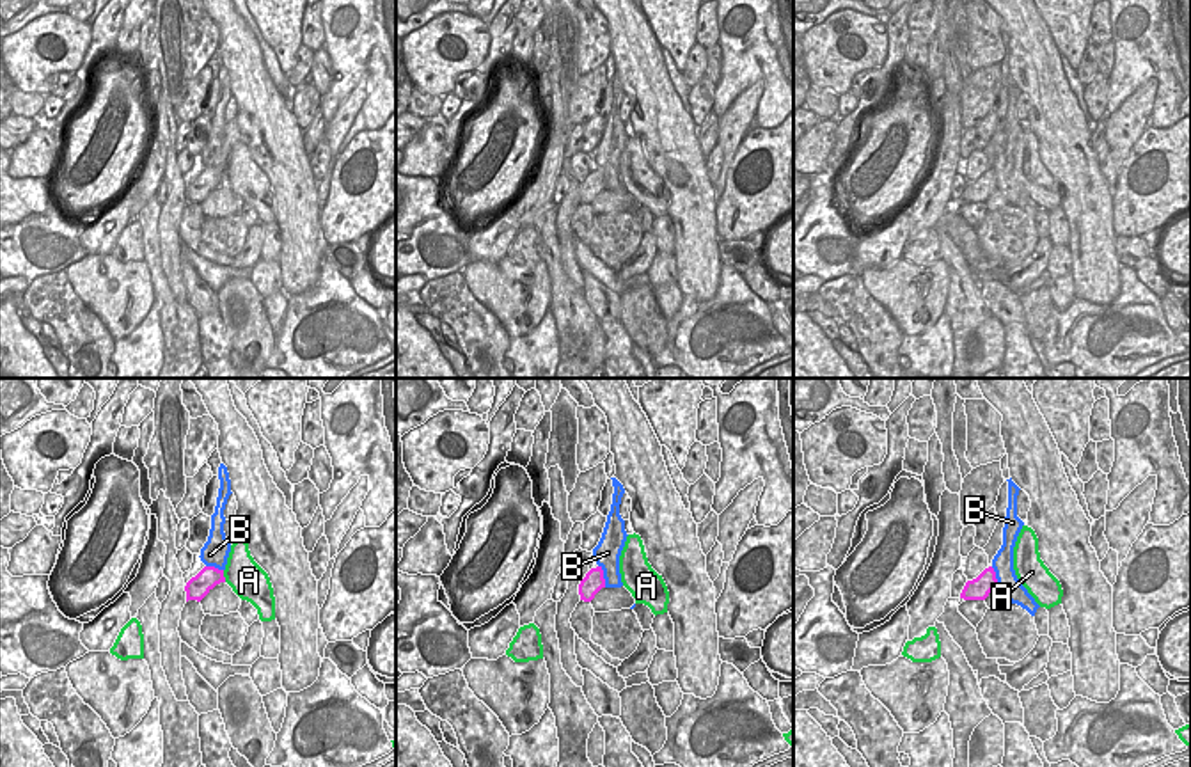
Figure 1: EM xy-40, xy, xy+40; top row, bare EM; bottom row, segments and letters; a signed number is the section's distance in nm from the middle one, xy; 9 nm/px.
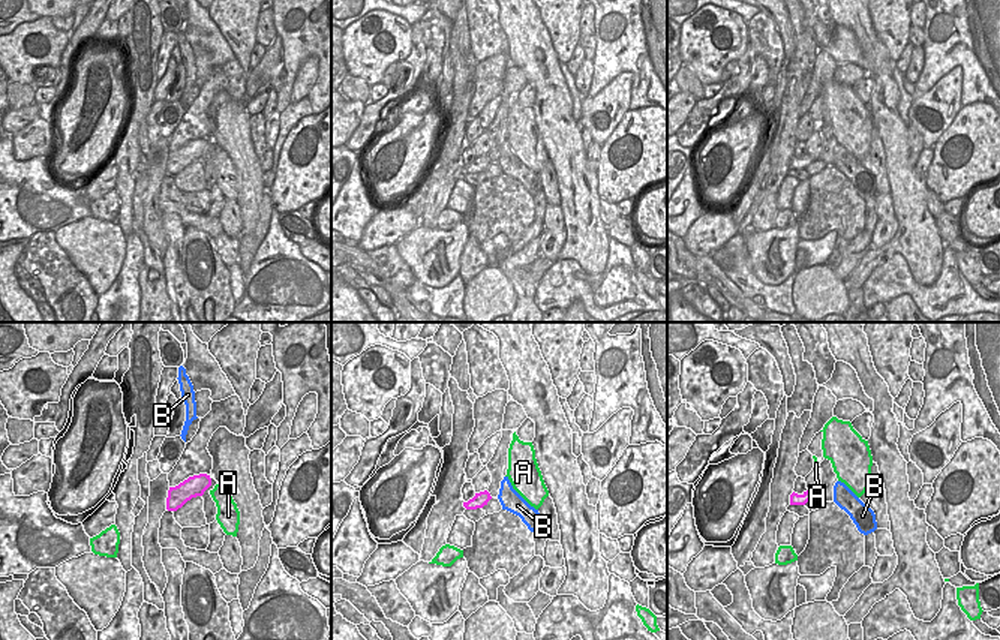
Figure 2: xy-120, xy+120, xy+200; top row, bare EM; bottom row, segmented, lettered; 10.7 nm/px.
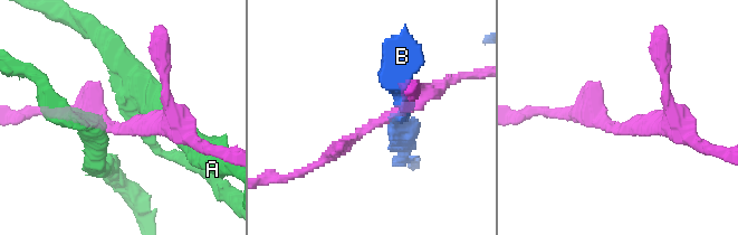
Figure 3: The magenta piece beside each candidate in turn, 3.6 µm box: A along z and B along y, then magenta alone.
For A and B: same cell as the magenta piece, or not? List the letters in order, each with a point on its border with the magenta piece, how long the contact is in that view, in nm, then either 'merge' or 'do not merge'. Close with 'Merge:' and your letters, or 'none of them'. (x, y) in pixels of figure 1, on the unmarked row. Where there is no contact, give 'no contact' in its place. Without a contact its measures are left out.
A: xy-40 (222, 178) | 120 nm | do not merge
B: xy (602, 178) | 220 nm | do not merge
Merge: none of them

